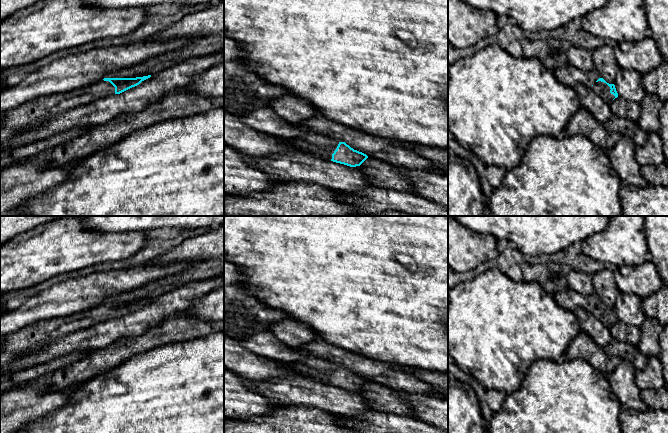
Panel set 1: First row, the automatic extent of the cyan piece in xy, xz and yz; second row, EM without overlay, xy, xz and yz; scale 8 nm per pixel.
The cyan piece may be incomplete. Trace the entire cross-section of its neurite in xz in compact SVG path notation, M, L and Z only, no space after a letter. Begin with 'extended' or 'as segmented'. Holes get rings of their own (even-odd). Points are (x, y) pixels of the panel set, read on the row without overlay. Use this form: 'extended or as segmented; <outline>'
extended; M305 358L296 362L284 363L284 365L292 368L302 377L350 391L360 390L368 382L366 378L354 374L345 366L338 366L319 358Z

